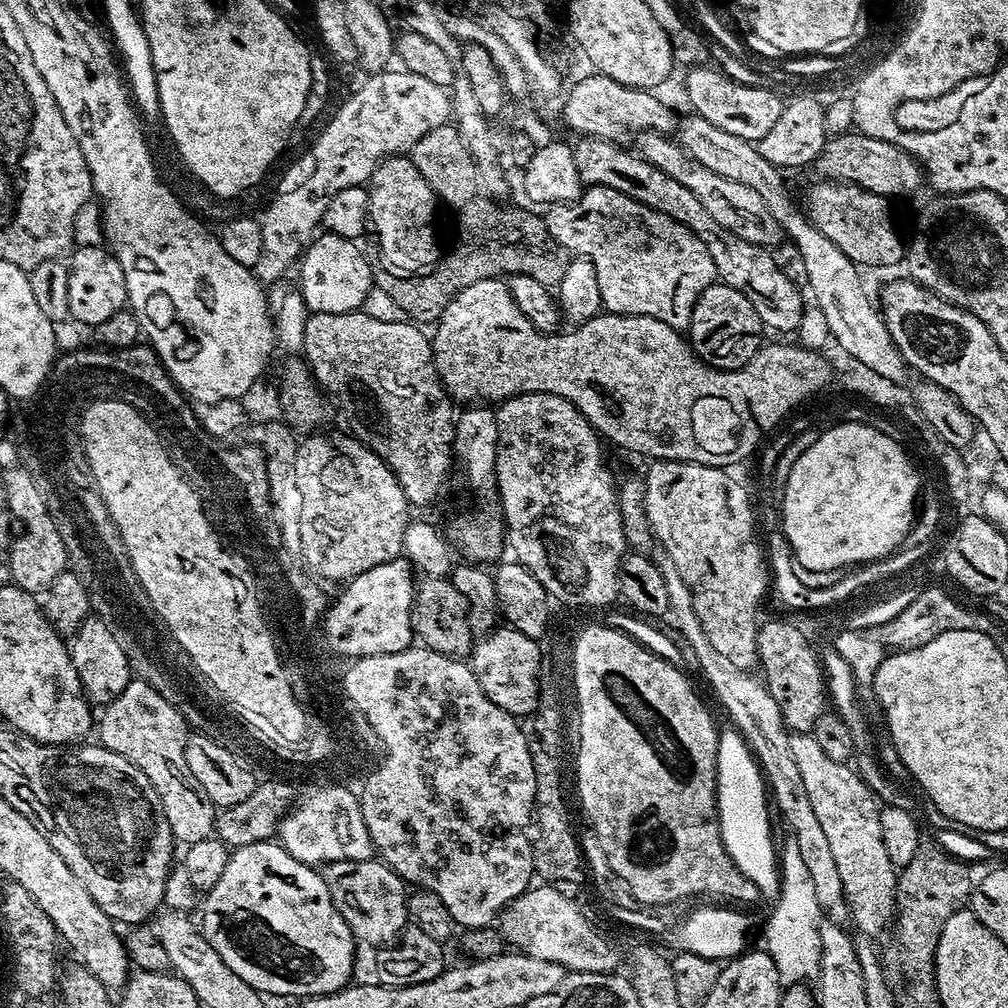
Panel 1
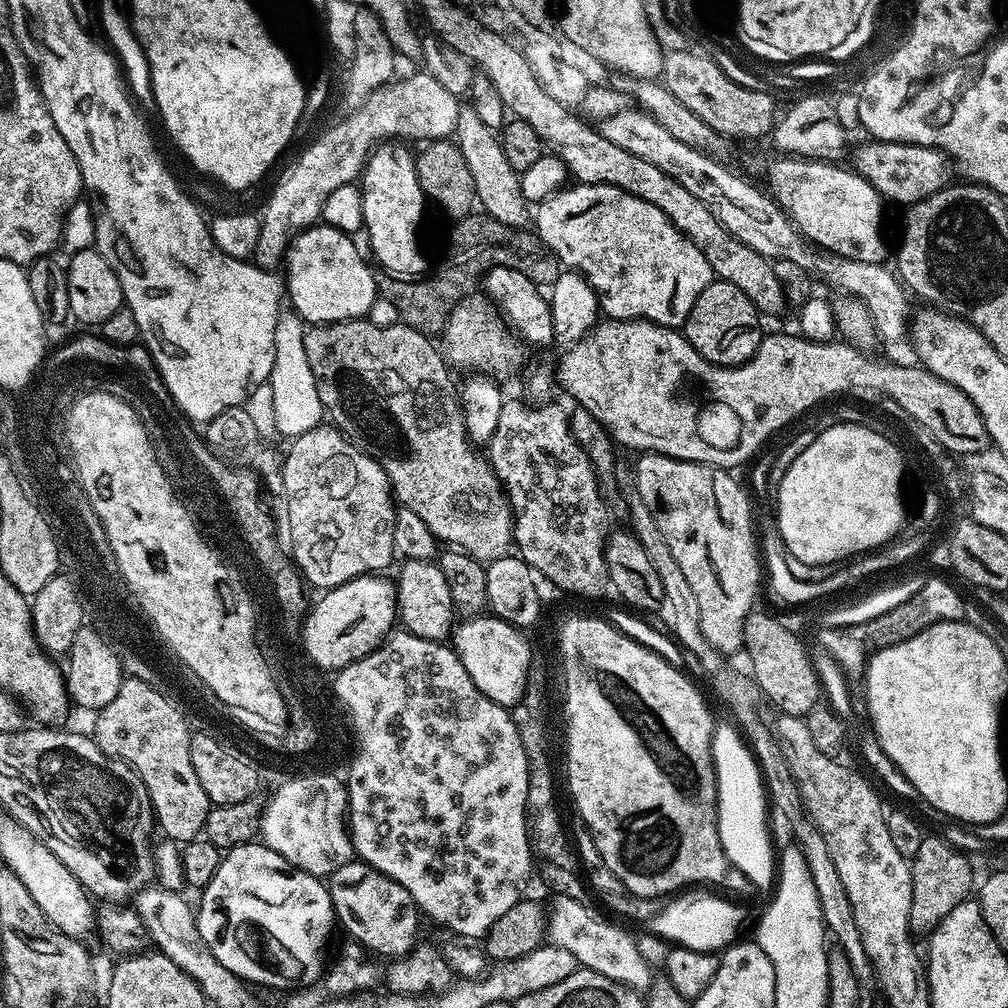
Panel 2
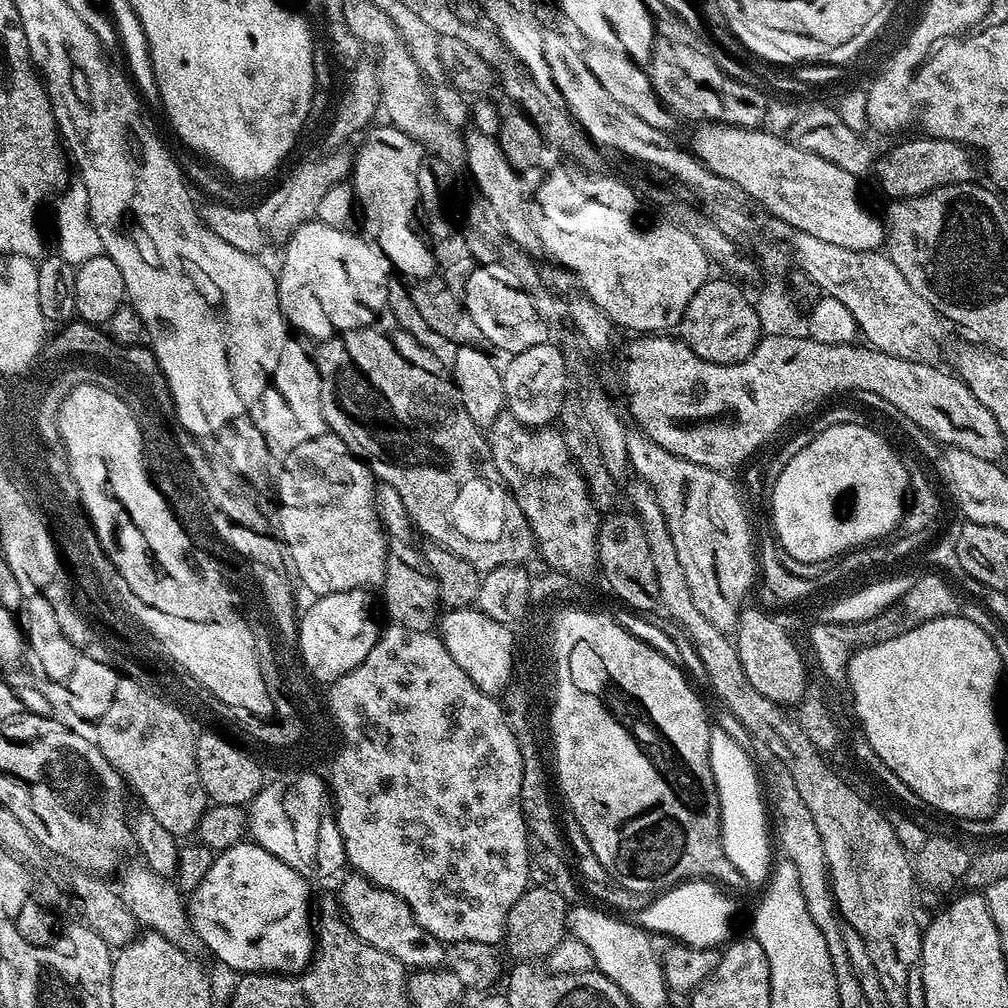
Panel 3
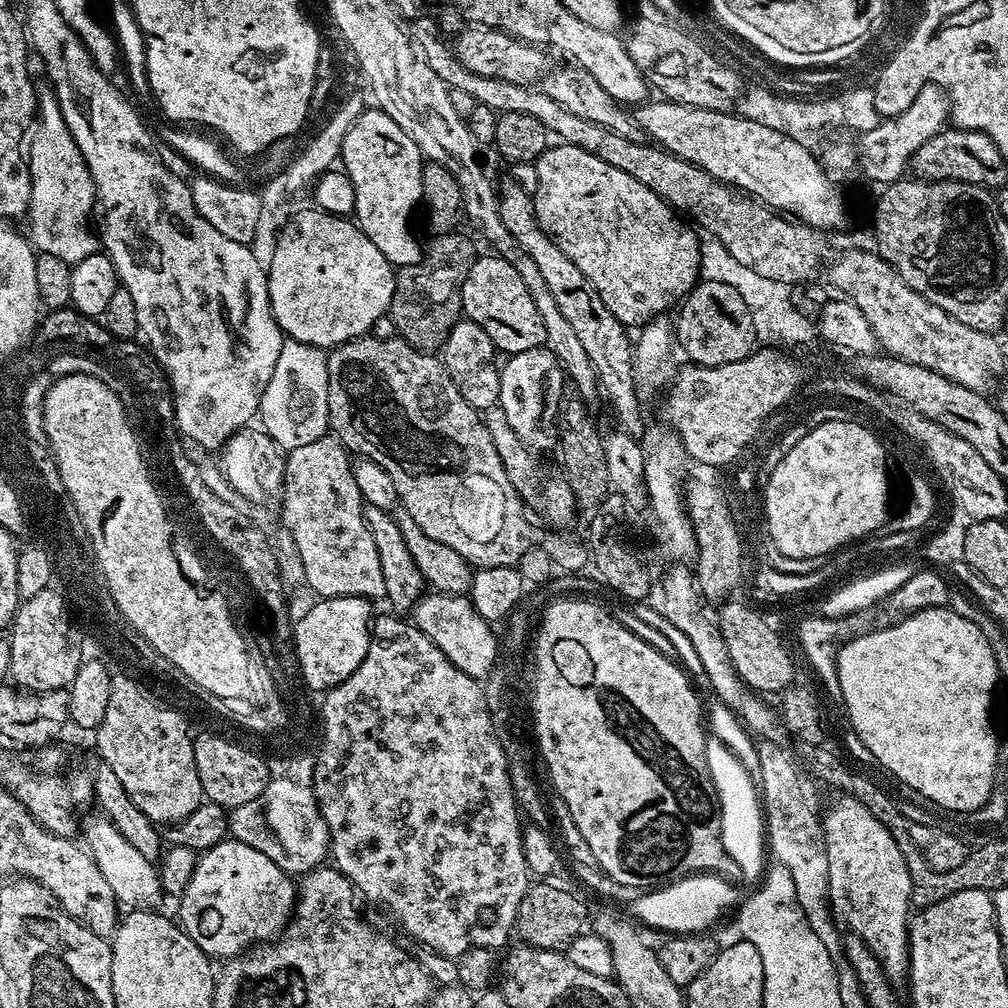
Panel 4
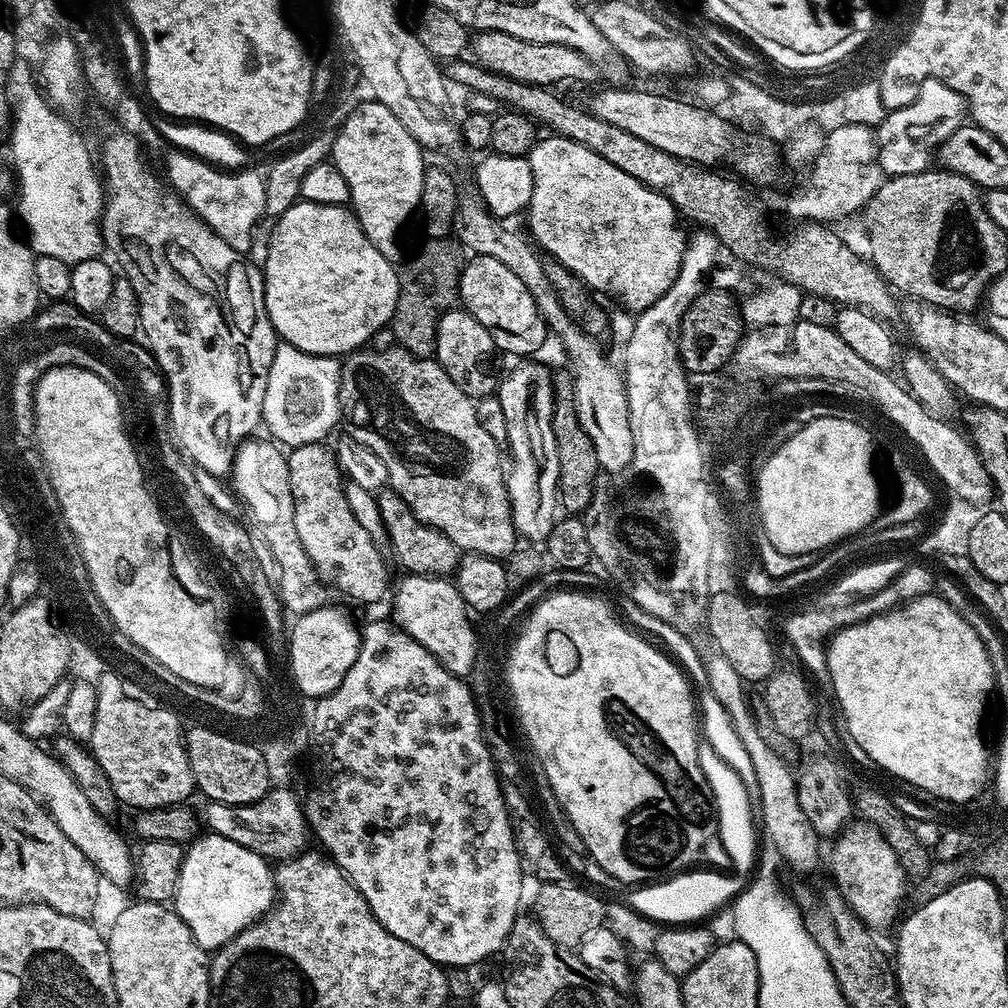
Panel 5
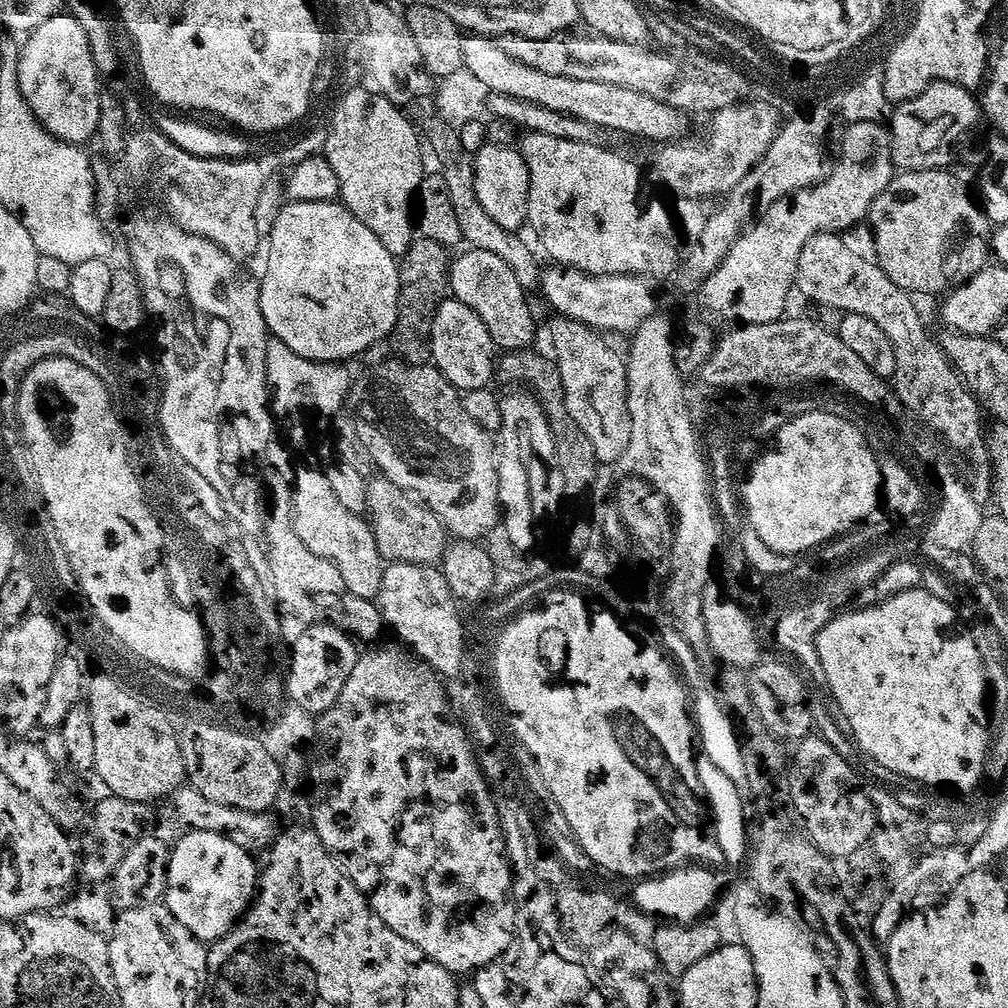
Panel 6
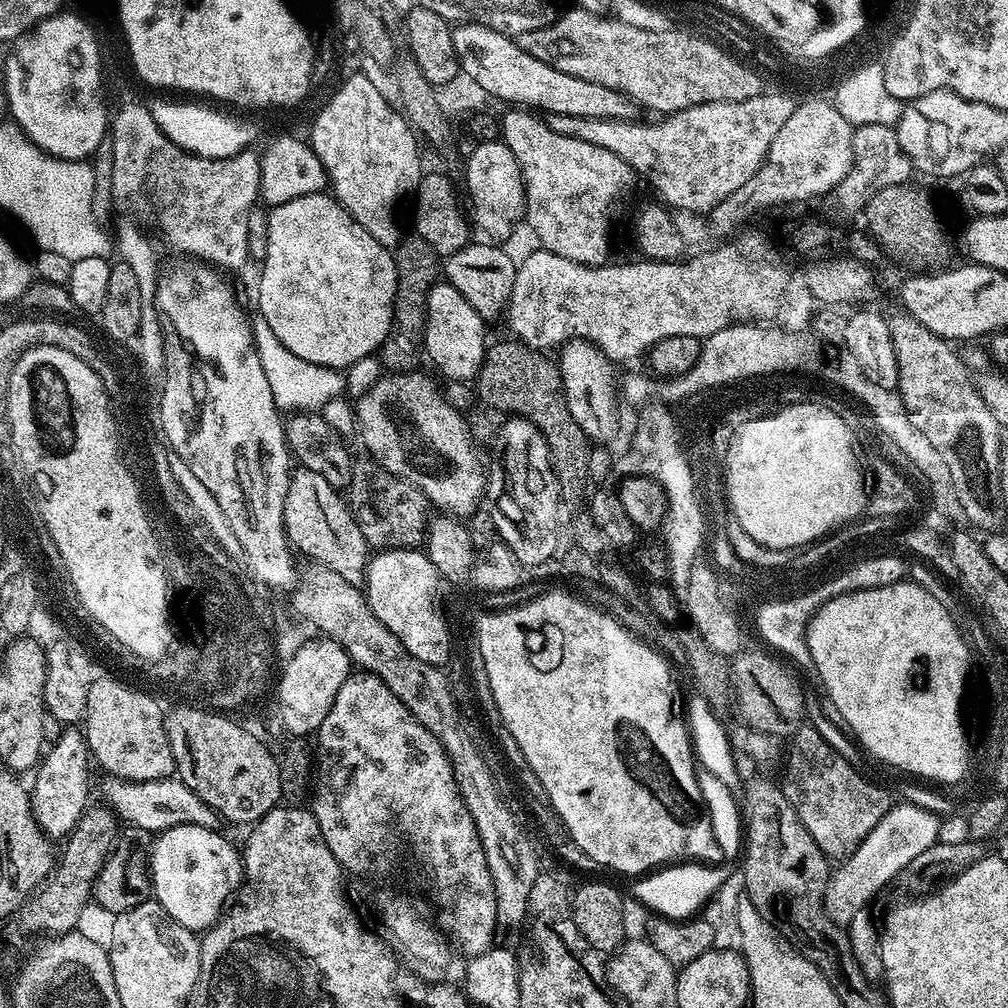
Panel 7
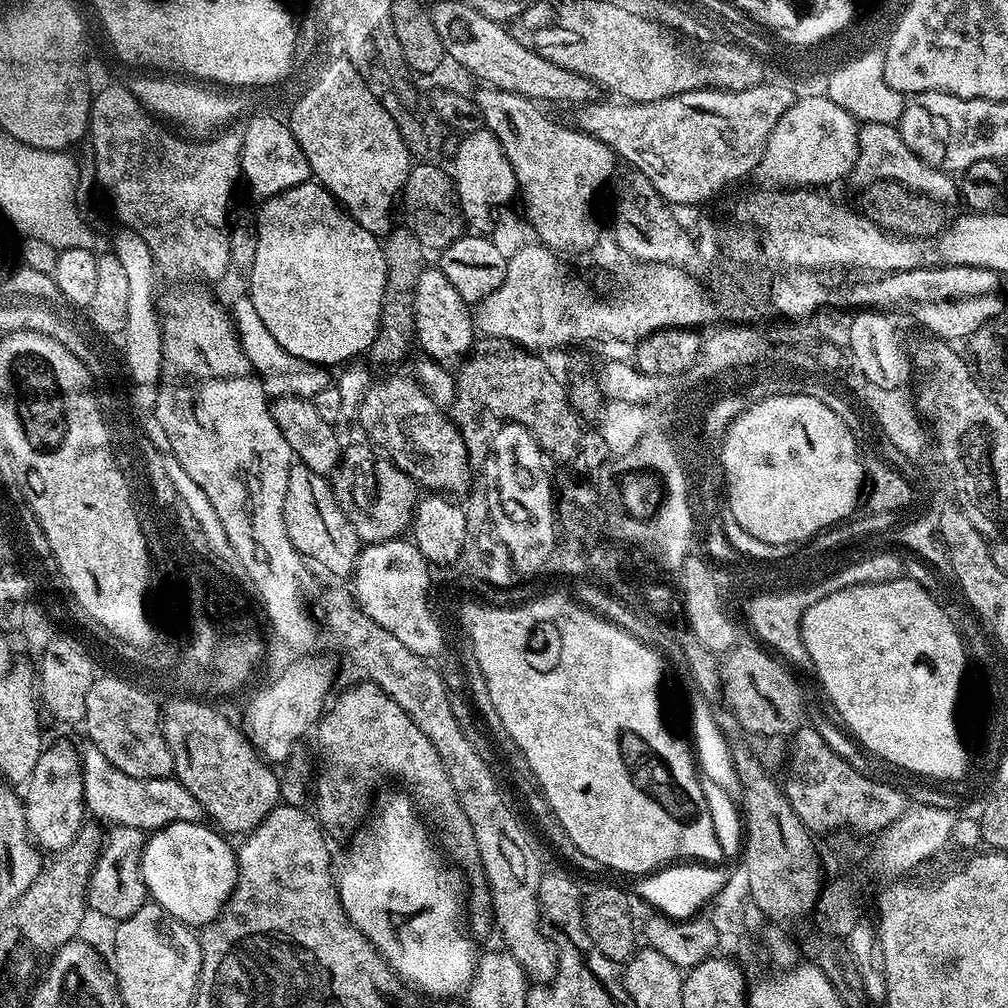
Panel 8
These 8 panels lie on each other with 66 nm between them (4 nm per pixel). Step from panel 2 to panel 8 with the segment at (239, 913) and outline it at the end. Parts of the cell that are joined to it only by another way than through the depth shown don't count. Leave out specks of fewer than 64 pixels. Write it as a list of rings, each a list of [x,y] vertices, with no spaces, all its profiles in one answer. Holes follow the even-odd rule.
[[[197,824],[161,828],[151,840],[146,848],[146,873],[151,895],[174,922],[189,926],[211,924],[240,882],[240,857],[234,844],[232,848],[231,842],[219,836],[216,830]]]

